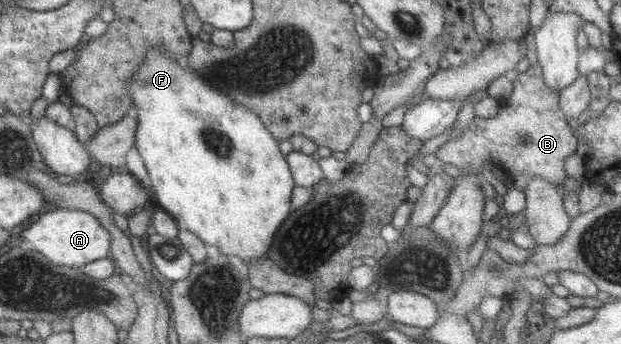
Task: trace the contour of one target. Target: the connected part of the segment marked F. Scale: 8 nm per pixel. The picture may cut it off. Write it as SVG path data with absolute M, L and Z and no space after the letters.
M150 49L144 54L144 62L128 80L126 91L137 111L134 151L143 158L159 208L180 218L183 228L202 243L216 247L221 255L237 261L240 268L268 258L277 228L294 210L290 201L295 182L288 161L278 148L279 141L262 119L244 104L236 104L206 78L192 72L184 58L176 60L164 50Z

